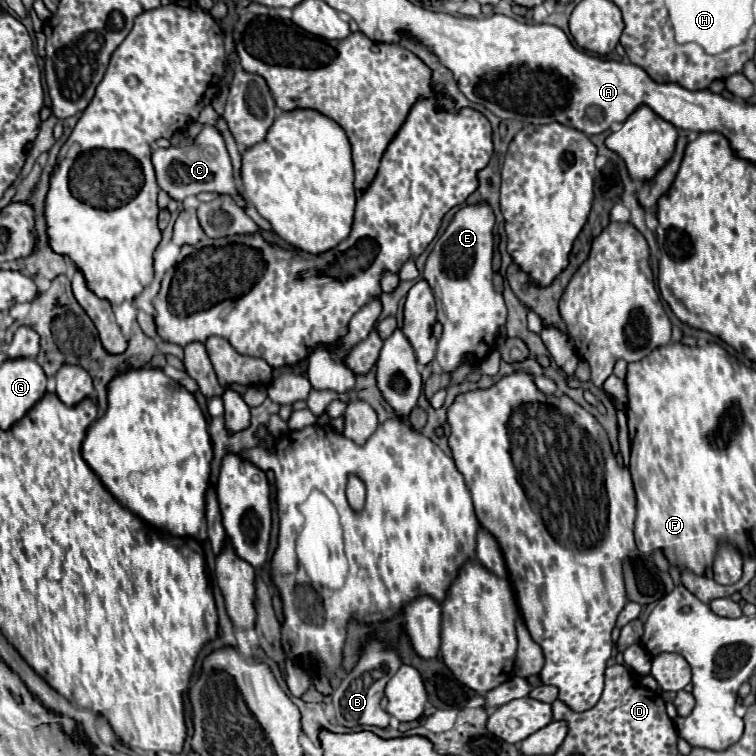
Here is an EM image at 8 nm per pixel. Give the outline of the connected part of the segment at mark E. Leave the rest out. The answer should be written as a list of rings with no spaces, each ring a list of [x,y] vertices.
[[[478,202],[462,206],[428,254],[422,278],[436,296],[438,322],[444,326],[436,354],[444,372],[452,372],[470,356],[482,360],[494,348],[496,332],[506,322],[504,298],[492,286],[494,222],[496,218],[490,204]]]

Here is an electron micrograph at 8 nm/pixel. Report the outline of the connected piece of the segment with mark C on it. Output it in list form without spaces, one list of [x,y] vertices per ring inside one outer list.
[[[204,126],[192,146],[186,146],[186,148],[170,146],[170,148],[152,150],[152,164],[156,170],[158,186],[166,190],[174,200],[182,202],[184,198],[196,196],[198,192],[218,192],[218,194],[232,196],[236,204],[246,208],[246,200],[236,190],[238,186],[232,176],[232,164],[230,164],[224,138],[216,126]]]

